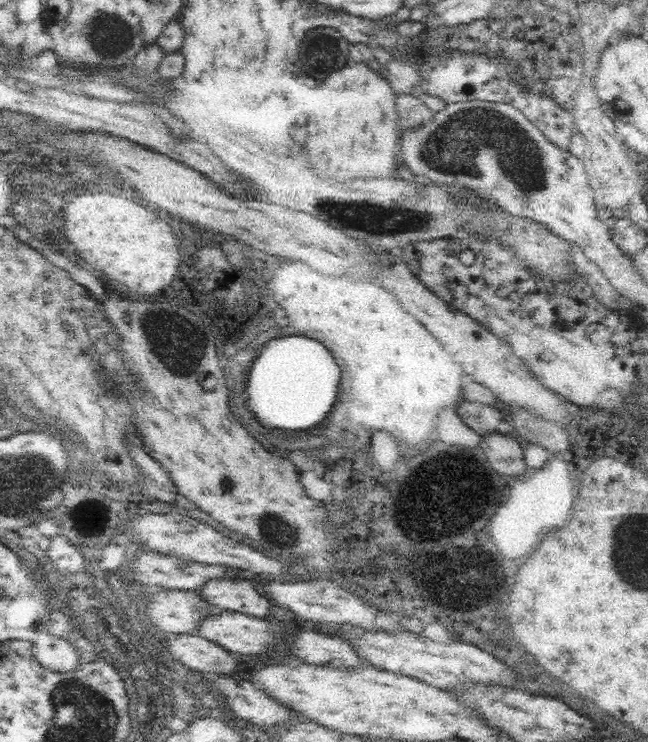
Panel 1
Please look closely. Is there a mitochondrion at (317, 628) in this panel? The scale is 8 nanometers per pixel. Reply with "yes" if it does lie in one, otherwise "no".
no

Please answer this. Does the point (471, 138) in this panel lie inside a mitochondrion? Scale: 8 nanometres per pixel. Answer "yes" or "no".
yes

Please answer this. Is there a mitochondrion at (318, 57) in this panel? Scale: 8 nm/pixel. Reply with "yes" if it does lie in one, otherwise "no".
yes

